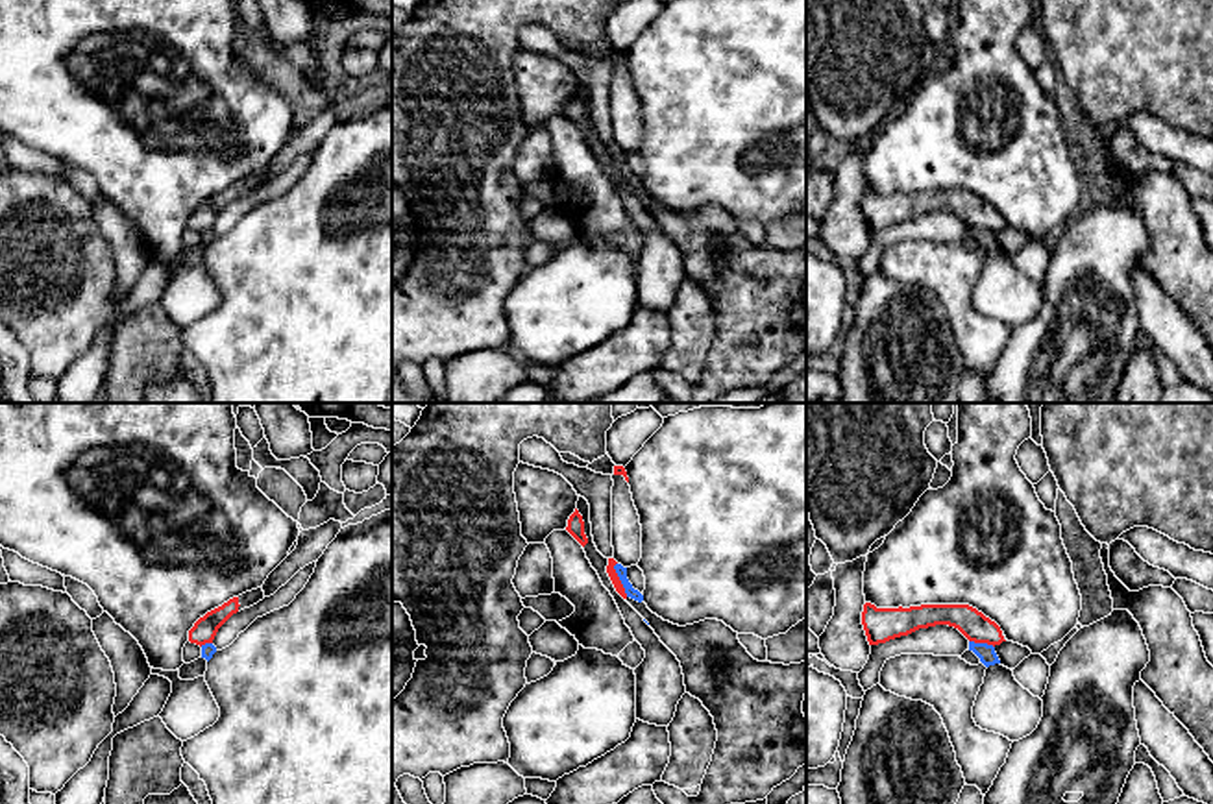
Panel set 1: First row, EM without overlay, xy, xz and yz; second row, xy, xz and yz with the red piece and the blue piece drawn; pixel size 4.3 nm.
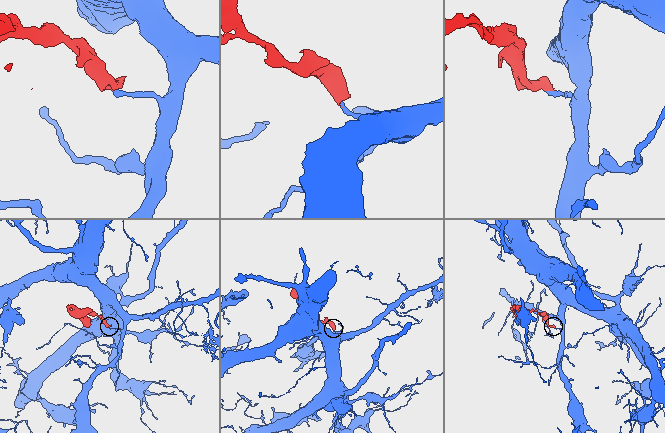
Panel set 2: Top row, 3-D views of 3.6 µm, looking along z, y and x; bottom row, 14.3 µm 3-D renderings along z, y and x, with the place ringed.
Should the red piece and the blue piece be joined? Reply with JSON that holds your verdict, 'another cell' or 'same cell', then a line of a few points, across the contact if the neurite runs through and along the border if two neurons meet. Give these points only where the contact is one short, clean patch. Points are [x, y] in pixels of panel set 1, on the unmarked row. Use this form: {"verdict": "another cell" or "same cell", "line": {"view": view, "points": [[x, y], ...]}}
{"verdict": "another cell", "line": {"view": "xz", "points": [[616, 148], [614, 156], [627, 182]]}}

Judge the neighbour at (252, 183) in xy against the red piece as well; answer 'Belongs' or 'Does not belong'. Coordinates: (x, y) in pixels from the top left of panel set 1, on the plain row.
Belongs

